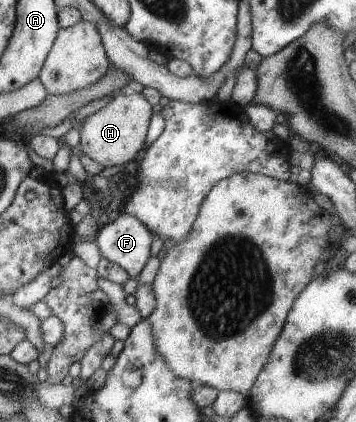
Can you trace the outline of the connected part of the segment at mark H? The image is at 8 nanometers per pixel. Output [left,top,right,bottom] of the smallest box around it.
[79,91,152,167]

